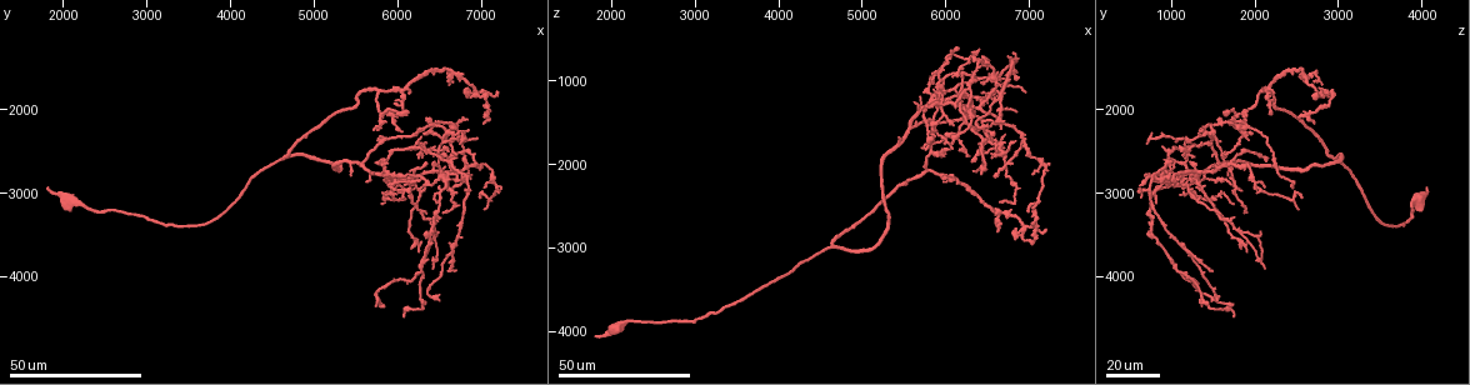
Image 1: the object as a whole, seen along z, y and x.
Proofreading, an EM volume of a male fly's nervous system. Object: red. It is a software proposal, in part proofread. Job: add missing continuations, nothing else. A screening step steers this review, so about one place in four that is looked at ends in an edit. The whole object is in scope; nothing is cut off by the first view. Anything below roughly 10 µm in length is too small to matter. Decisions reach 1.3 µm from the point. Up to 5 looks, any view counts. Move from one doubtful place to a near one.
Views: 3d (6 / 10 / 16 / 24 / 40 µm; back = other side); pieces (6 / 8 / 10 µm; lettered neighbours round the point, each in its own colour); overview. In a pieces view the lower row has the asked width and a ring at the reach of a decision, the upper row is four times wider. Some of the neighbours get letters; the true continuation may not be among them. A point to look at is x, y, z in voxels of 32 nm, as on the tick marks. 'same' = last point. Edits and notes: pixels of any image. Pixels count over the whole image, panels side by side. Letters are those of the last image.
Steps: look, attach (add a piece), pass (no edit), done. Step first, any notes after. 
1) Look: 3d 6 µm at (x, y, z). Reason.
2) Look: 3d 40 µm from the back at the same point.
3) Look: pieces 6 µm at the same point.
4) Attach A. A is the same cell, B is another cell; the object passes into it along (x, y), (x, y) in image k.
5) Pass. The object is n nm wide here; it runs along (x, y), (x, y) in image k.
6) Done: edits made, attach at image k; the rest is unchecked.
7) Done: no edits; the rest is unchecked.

Look: 3d 24 µm at (7000, 2950, 2150). Thin end.

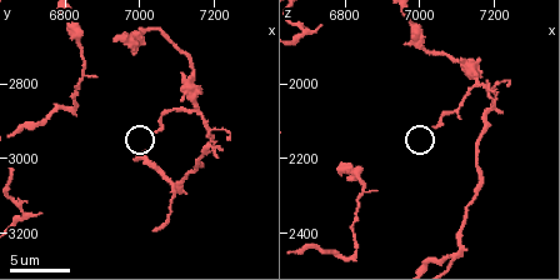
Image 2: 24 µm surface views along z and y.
Look: pieces 10 µm at (7050, 2930, 2120). What lies round it.

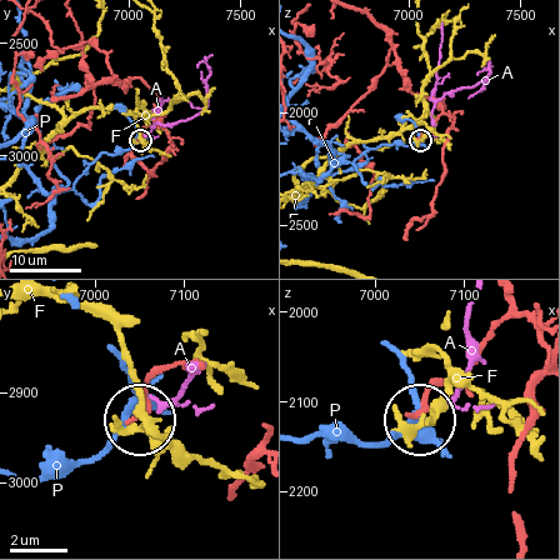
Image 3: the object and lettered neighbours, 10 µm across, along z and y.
Pass. A, F and P are other cells; it runs along (505, 311), (486, 348), (435, 384), (416, 418) in image 3; none of them fits.

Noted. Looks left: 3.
Look: 3d 40 µm at (6950, 2350, 1100). Branch stops here.

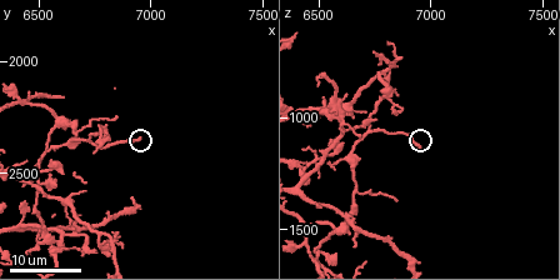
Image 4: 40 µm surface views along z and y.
Look: pieces 6 µm at (6950, 2350, 1140). See the neighbours.

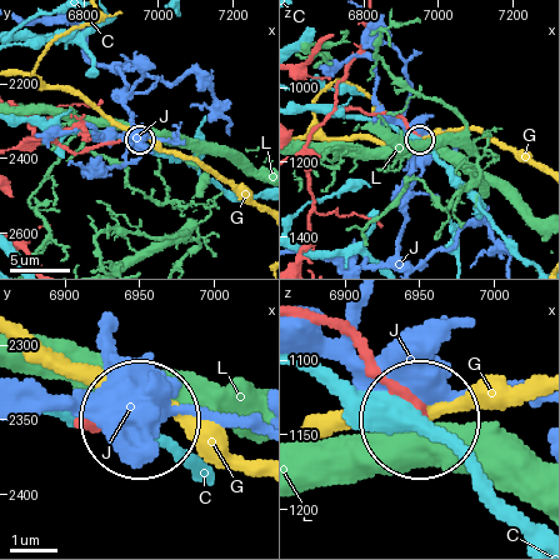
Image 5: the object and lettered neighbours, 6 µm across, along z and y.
Pass. The object is 200 nm wide here; C, G, J and L are other cells; no lettered piece goes on from it.

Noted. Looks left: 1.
Done: no edits; the rest is unchecked.

